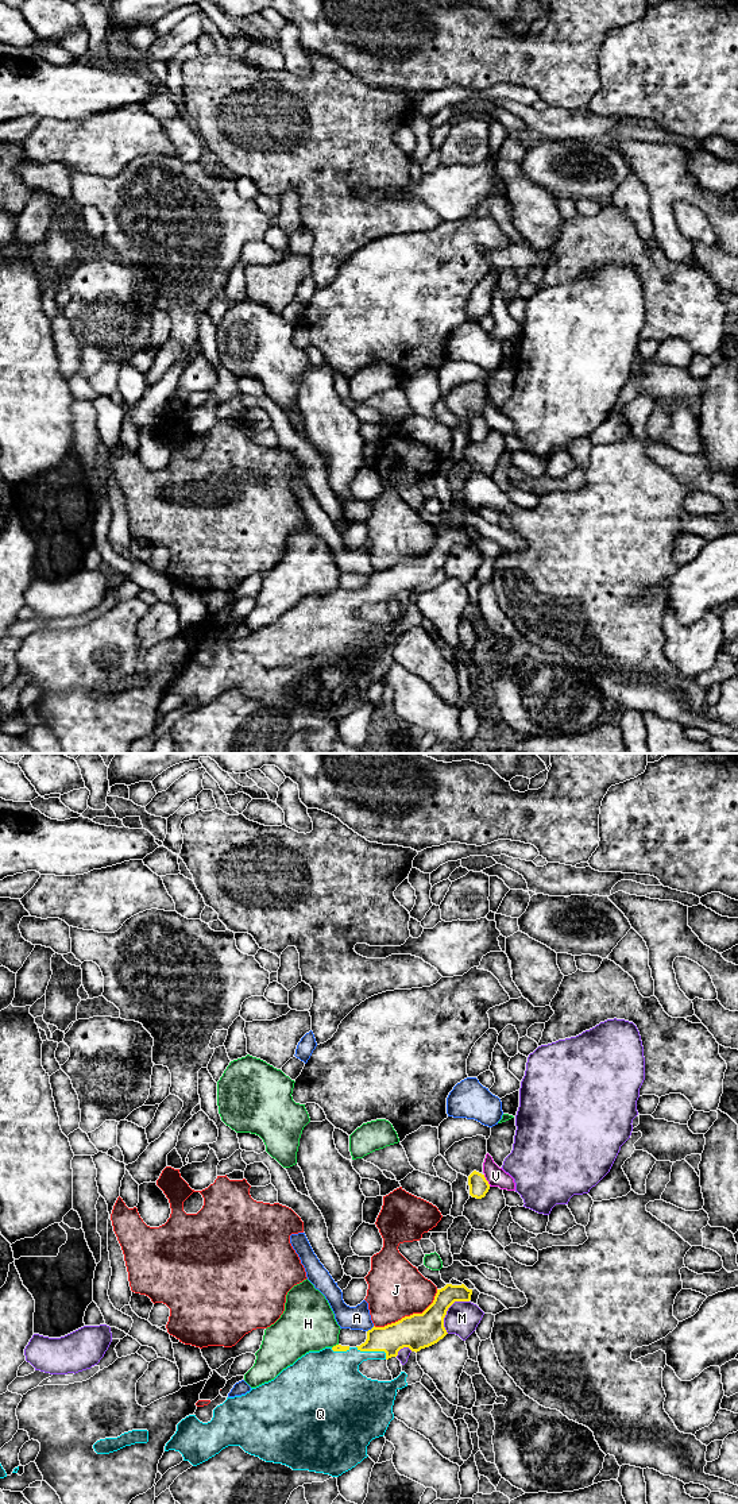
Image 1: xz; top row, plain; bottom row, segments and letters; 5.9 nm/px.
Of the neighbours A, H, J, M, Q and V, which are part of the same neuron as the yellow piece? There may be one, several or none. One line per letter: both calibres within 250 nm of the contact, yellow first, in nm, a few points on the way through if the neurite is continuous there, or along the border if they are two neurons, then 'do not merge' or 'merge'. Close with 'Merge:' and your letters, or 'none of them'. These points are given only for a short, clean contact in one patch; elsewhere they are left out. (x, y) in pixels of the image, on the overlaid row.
A: calibres 200 and 140 nm; border xz (374, 1326), (367, 1331); do not merge
H: calibres 50 and 320 nm; do not merge
J: calibres 220 and 340 nm; do not merge
M: calibres 220 and 200 nm; do not merge
Q: calibres 190 and 240 nm; merge
V: calibres 110 and 120 nm; do not merge
Merge: Q

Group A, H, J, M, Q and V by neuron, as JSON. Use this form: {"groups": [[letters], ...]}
{"groups": [["A"], ["H"], ["J"], ["M"], ["Q"], ["V"]]}

